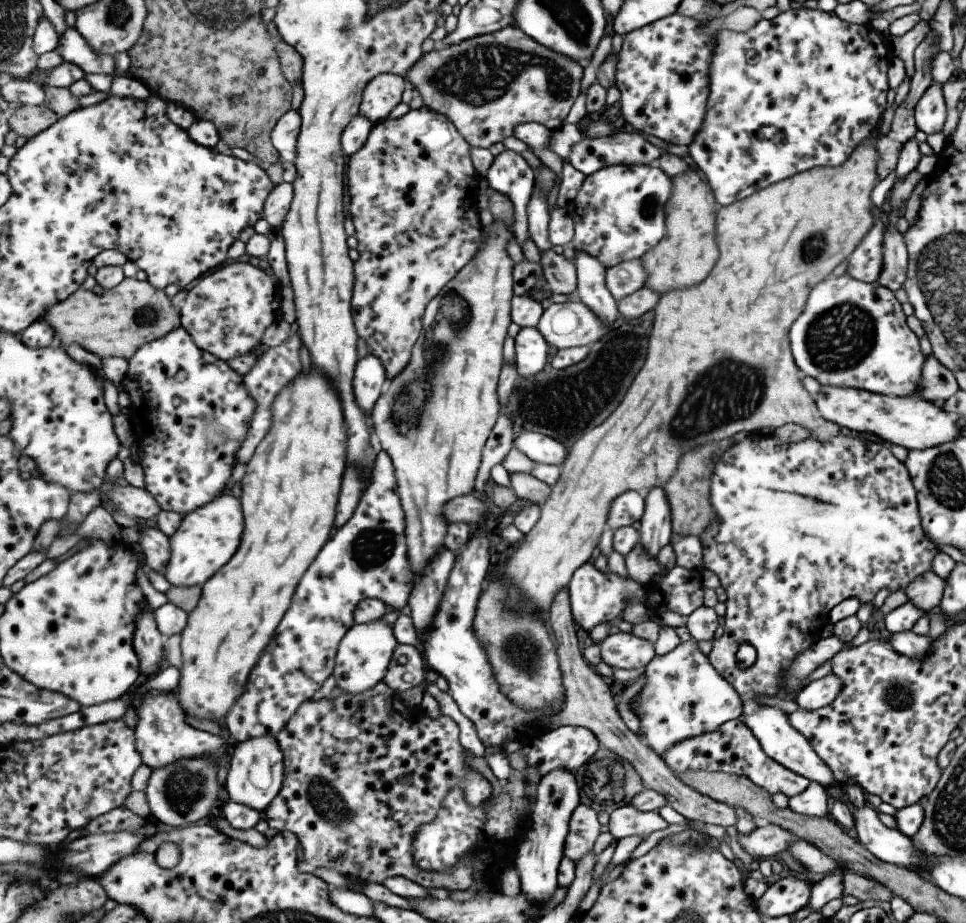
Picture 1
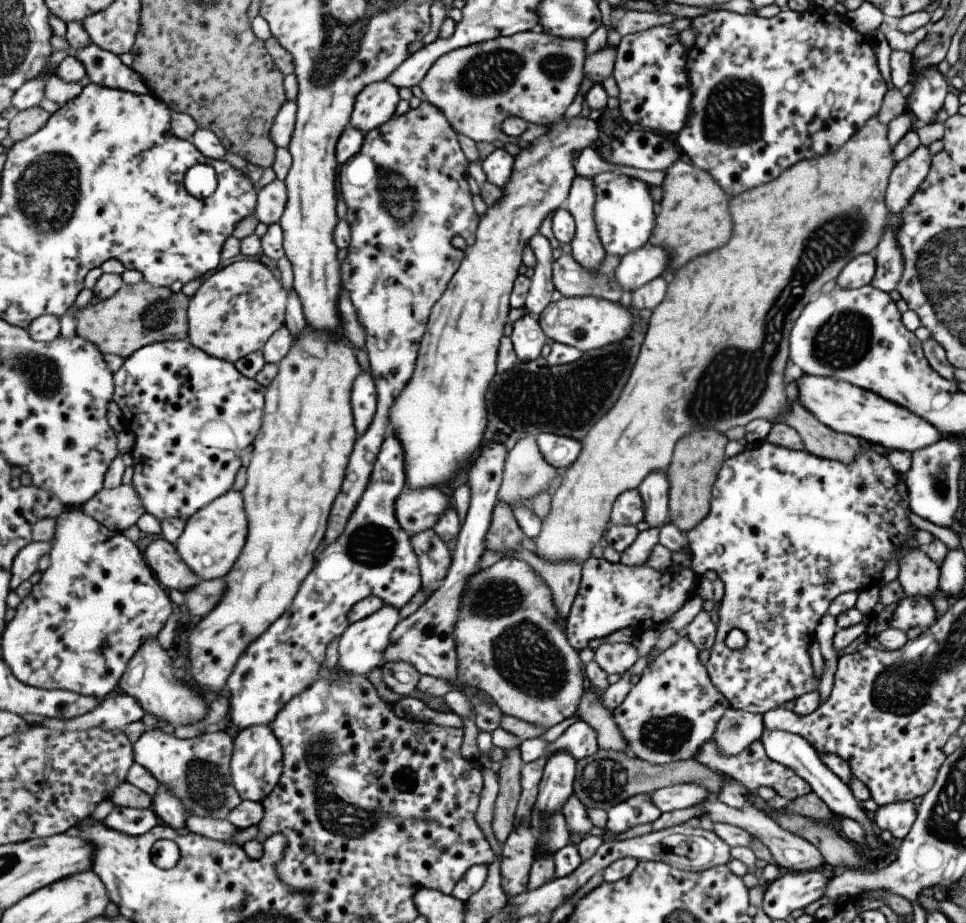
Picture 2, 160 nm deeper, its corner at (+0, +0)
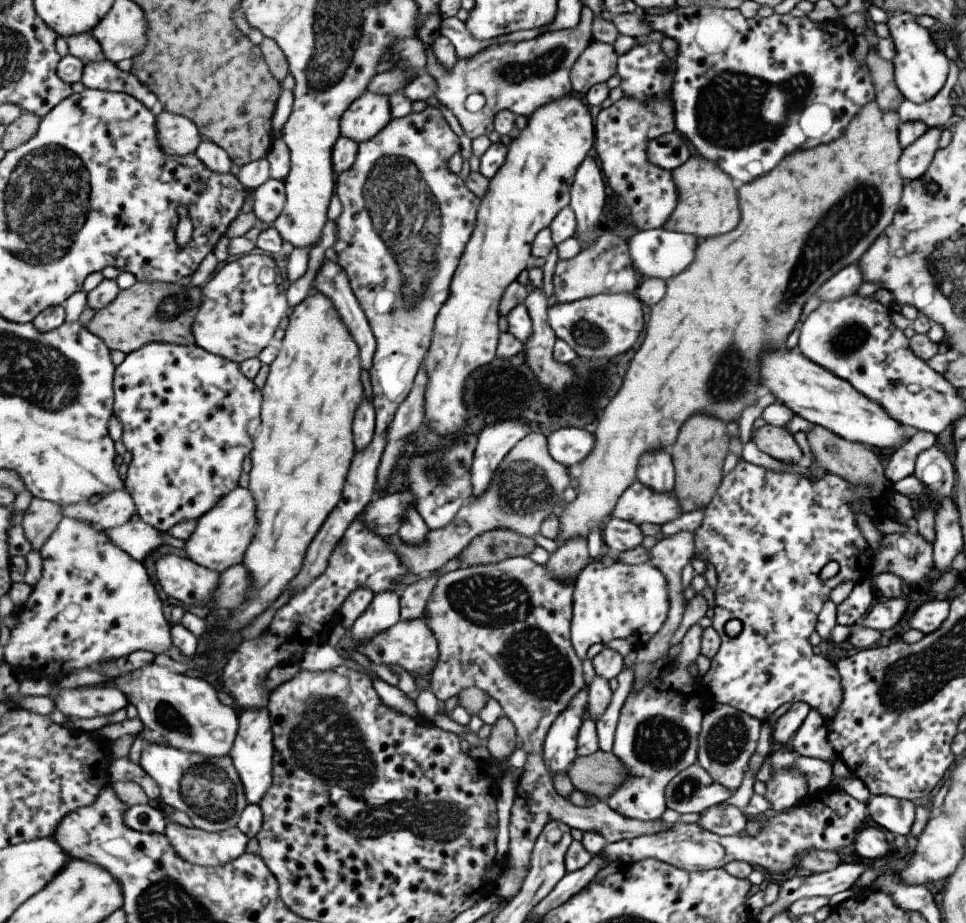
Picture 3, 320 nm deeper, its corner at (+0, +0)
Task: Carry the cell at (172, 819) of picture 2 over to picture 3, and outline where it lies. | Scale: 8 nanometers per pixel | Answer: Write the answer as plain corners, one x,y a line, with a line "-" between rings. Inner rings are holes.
168,823
164,832
179,856
193,866
216,867
229,864
245,854
249,838
236,826
209,832
179,823

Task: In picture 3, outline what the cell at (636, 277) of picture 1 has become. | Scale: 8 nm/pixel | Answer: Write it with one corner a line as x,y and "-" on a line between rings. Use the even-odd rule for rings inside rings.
662,226
656,229
638,231
631,240
630,253
634,259
634,267
641,274
642,280
649,277
663,279
679,274
689,266
695,256
696,236
689,233
665,230

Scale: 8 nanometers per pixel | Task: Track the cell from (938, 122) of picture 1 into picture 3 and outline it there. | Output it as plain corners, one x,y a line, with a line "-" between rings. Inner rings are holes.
908,12
886,13
889,37
894,44
893,80
897,90
908,101
919,104
933,98
947,78
947,57
938,49
933,35
916,23
916,16

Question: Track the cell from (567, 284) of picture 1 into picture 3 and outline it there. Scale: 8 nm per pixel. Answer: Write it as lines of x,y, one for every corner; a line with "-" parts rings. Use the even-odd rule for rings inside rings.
610,230
603,233
597,242
582,245
578,254
572,259
559,259
552,280
555,304
565,304
603,293
634,293
641,284
642,277
634,267
629,241
615,230

